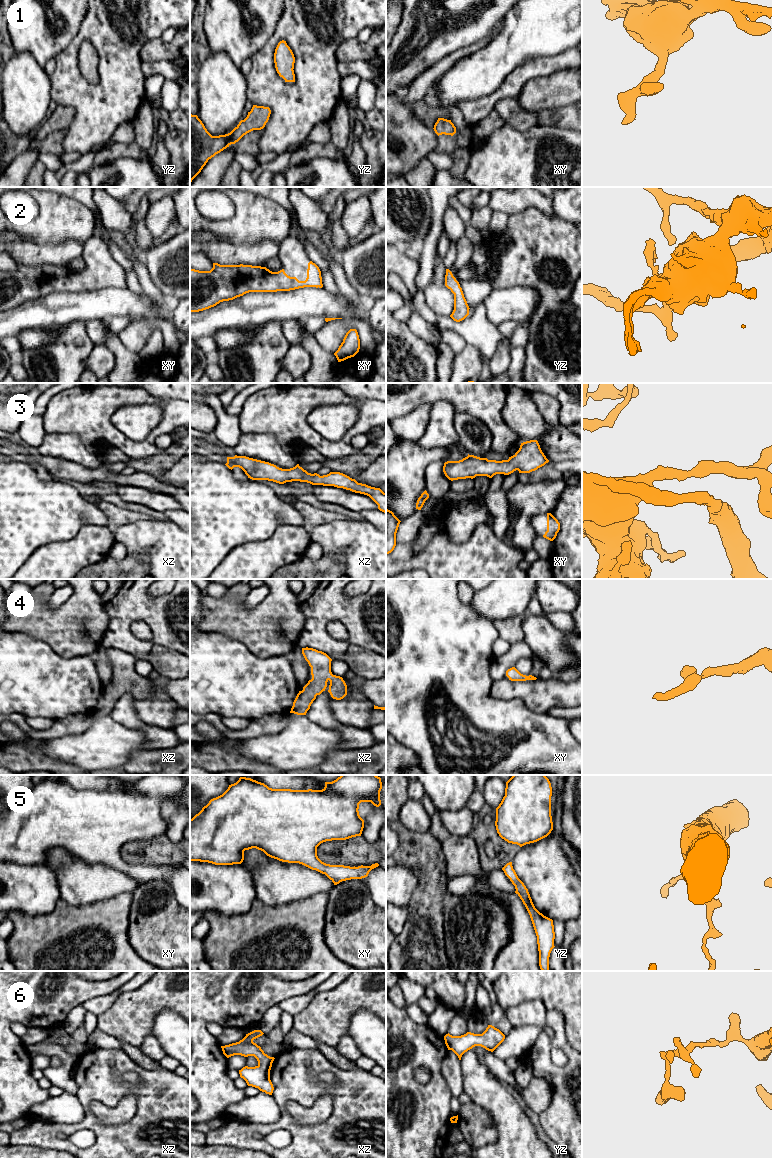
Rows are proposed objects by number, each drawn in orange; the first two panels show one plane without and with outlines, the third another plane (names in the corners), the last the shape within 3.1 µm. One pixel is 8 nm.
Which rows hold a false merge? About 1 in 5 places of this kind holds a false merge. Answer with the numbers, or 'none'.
none

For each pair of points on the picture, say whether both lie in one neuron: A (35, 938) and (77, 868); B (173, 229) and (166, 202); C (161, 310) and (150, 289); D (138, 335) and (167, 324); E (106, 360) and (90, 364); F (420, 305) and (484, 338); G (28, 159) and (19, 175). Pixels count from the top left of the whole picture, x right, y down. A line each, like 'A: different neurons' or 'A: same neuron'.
A: different neurons
B: different neurons
C: same neuron
D: same neuron
E: same neuron
F: same neuron
G: same neuron

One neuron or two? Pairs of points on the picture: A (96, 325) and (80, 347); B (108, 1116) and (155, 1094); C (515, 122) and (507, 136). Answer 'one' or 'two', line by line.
A: two
B: two
C: two

